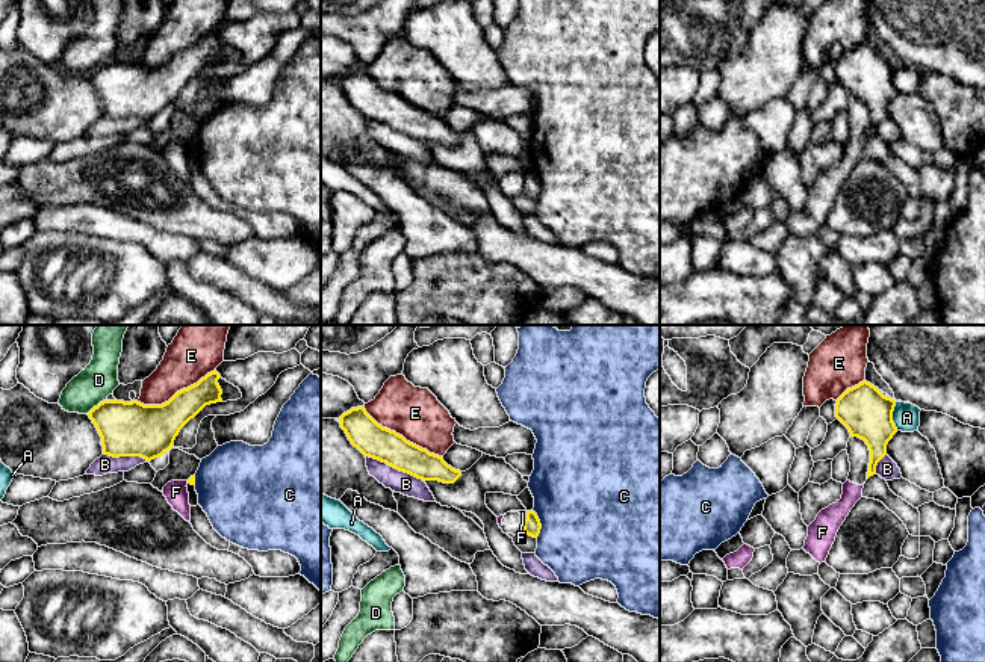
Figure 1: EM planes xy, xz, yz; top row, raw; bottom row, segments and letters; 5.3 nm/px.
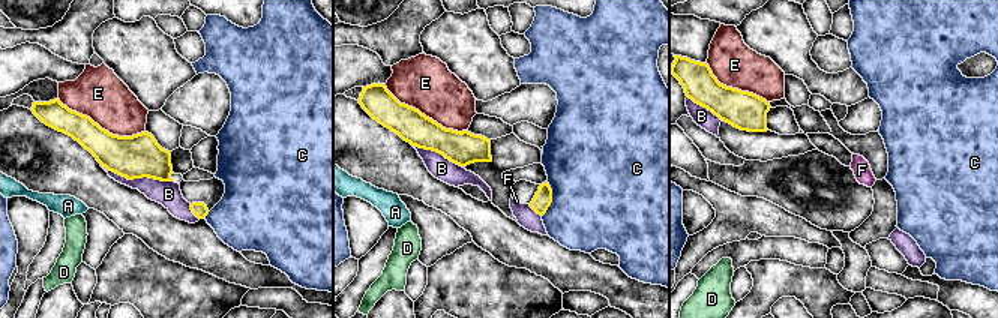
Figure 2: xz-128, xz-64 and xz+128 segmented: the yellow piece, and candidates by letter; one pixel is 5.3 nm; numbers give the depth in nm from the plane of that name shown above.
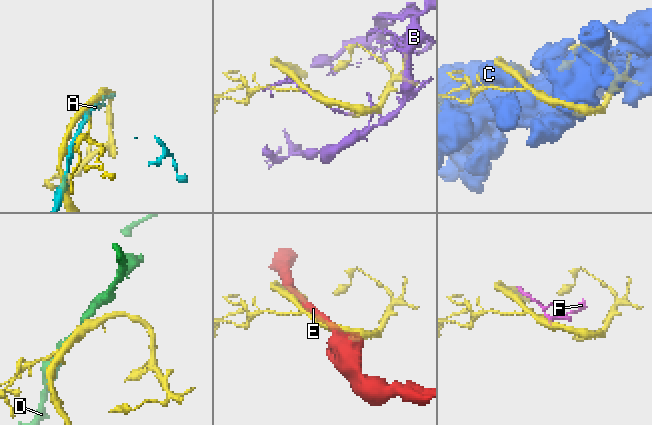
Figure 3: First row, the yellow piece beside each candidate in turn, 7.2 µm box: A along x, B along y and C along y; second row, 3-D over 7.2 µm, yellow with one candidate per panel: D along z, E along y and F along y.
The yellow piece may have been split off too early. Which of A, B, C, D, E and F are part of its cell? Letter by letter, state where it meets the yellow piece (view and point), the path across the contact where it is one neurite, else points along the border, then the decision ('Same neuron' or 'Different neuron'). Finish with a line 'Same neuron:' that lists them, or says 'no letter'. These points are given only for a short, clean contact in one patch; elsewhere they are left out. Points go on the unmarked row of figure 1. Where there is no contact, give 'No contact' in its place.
A: Touches yellow at yz (891, 77). Different neuron
B: Touches yellow at xz (394, 129). Different neuron
C: Touches yellow at xz (539, 185). Different neuron
D: Touches yellow at xy (97, 67). Boundary: xy (105, 61), (87, 74). Different neuron
E: Touches yellow at xz (401, 97). Different neuron
F: Touches yellow at xz (527, 179). Boundary: xz (527, 173), (524, 183). Different neuron
Same neuron: no letter

